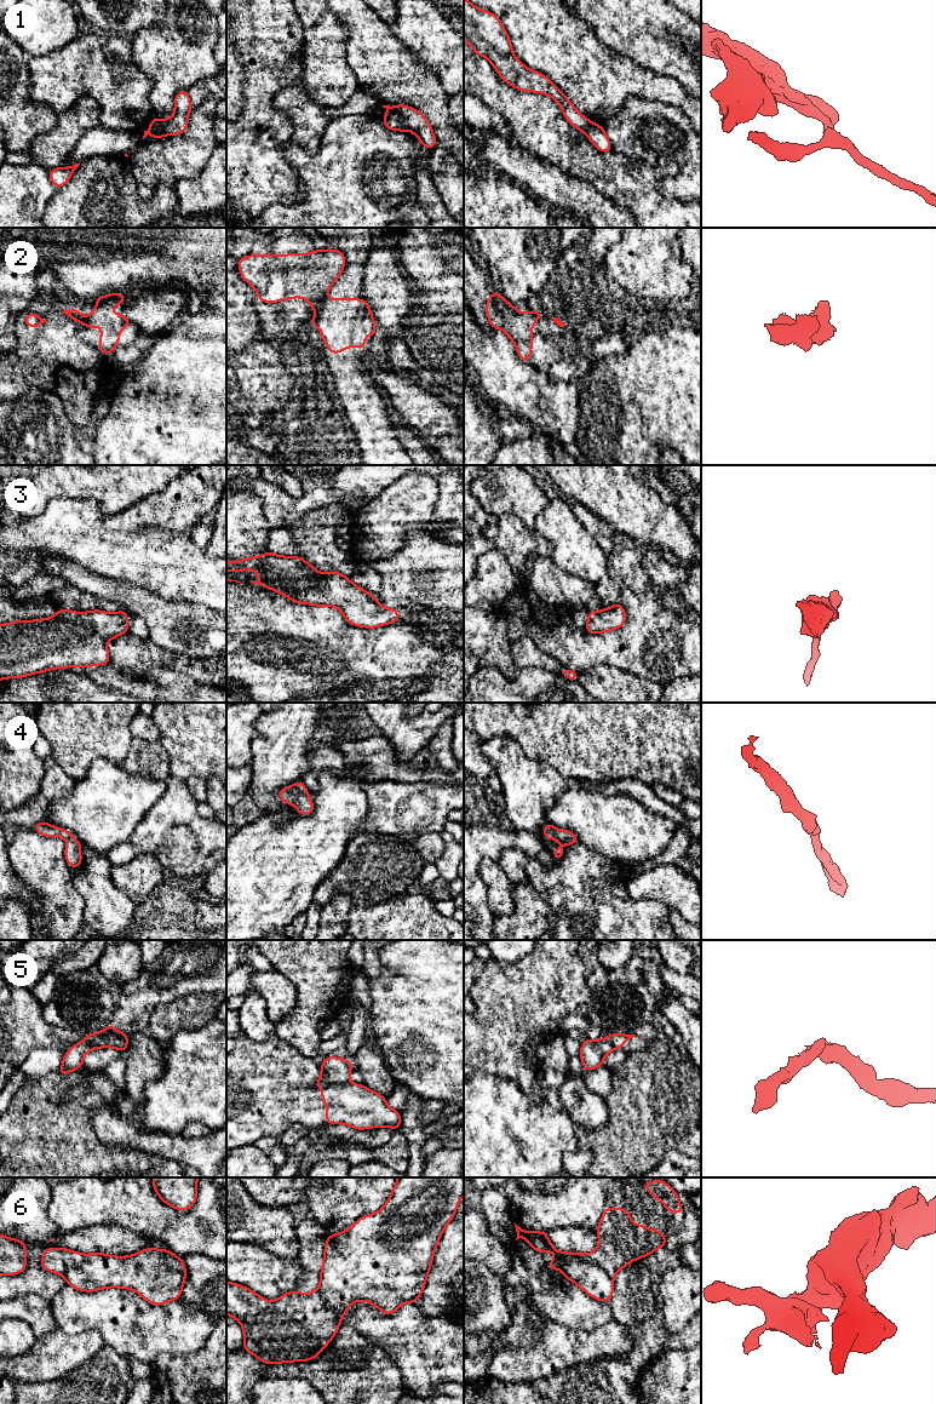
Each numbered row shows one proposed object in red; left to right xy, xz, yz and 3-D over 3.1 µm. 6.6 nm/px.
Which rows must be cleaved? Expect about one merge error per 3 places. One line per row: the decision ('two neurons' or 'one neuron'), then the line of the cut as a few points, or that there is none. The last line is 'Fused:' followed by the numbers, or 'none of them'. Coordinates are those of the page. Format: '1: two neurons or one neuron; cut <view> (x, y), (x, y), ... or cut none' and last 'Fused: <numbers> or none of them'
1: two neurons; cut xz (388, 110), (398, 113), (409, 129)
2: two neurons; cut xz (321, 298), (309, 301)
3: one neuron; cut none
4: one neuron; cut none
5: two neurons; cut xz (348, 1082), (329, 1084), (322, 1088)
6: two neurons; cut xz (317, 1289), (322, 1302), (340, 1321)
Fused: 1, 2, 5, 6

